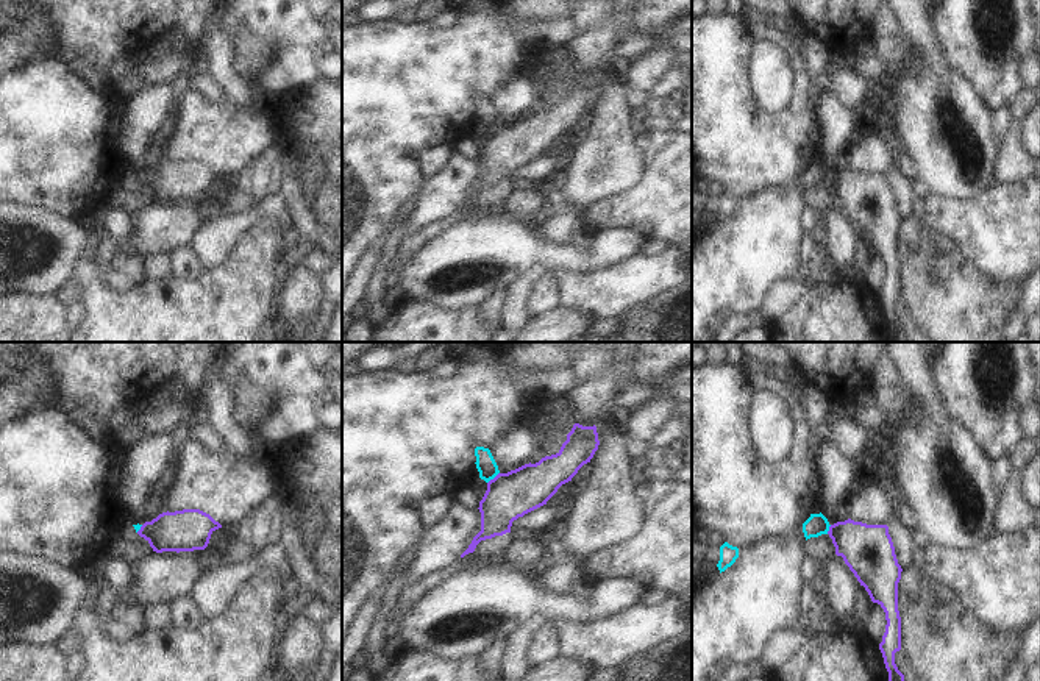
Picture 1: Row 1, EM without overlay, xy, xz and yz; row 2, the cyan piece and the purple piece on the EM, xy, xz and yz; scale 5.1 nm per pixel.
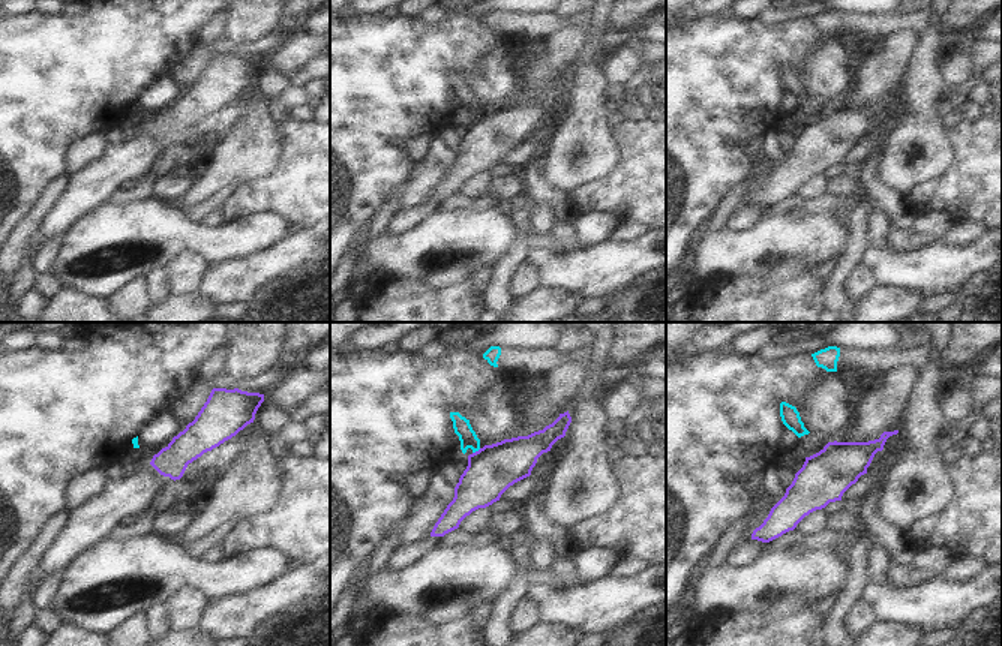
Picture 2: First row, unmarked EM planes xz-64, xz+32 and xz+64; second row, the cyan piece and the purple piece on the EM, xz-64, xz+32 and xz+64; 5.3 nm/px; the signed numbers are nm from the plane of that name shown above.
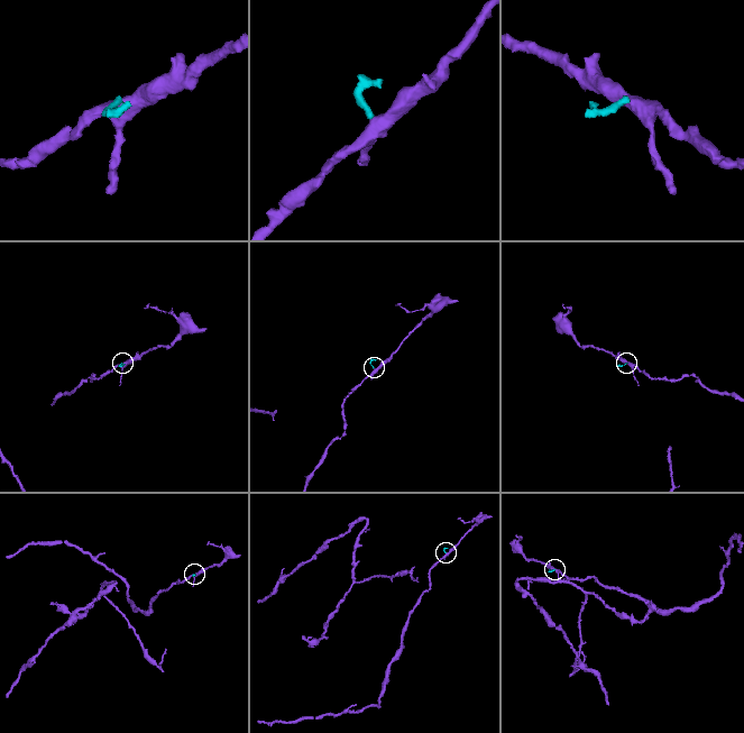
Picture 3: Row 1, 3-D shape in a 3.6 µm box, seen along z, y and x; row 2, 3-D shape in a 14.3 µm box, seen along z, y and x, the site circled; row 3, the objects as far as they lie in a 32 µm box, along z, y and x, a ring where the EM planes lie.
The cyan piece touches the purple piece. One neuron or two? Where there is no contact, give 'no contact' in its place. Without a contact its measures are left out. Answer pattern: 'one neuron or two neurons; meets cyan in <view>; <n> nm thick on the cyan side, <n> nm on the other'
two neurons; meets cyan in xz; 100 nm thick on the cyan side, 240 nm on the other

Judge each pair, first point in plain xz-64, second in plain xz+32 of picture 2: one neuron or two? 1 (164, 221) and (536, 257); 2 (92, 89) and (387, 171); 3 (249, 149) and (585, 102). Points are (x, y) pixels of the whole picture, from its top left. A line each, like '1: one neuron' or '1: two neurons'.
1: two neurons
2: one neuron
3: one neuron

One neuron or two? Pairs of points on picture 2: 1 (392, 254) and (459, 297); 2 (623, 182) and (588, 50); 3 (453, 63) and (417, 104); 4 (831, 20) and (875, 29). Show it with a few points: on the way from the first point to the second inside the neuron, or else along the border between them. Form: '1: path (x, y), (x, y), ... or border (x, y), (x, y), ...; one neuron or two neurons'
1: border (470, 276), (443, 287), (429, 287), (410, 281); two neurons
2: border (612, 128), (612, 140), (620, 159), (608, 173); two neurons
3: path (443, 74), (423, 93); one neuron
4: path (842, 23), (854, 23), (864, 27); one neuron

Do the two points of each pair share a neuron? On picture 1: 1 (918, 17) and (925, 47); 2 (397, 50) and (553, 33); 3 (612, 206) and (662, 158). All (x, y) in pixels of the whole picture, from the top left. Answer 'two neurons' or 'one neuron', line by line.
1: one neuron
2: two neurons
3: one neuron

